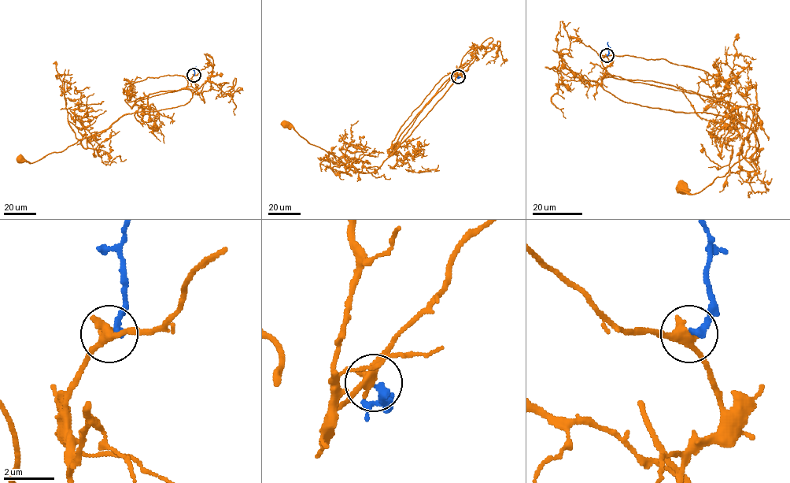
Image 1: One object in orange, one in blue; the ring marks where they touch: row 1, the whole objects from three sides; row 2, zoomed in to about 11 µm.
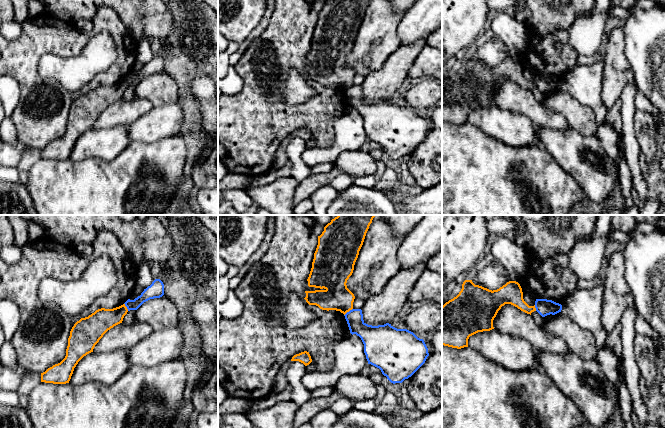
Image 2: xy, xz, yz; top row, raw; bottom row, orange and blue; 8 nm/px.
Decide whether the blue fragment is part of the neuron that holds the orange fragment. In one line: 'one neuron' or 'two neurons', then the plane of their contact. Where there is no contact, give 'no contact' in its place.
two neurons; meets orange in xz

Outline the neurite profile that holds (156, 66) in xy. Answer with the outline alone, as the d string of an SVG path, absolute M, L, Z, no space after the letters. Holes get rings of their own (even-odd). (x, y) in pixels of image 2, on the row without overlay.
M155 55L150 62L148 62L141 69L140 72L134 76L128 75L124 80L127 83L128 87L137 86L144 78L160 74L164 71L164 60L160 55Z

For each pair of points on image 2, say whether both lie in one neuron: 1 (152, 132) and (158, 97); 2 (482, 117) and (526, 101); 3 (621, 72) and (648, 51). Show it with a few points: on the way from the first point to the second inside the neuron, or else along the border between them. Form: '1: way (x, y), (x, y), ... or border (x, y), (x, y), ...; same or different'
1: border (177, 101), (154, 107); different
2: border (494, 104), (521, 113), (526, 117); different
3: border (624, 42), (623, 53), (629, 64), (634, 81); different

